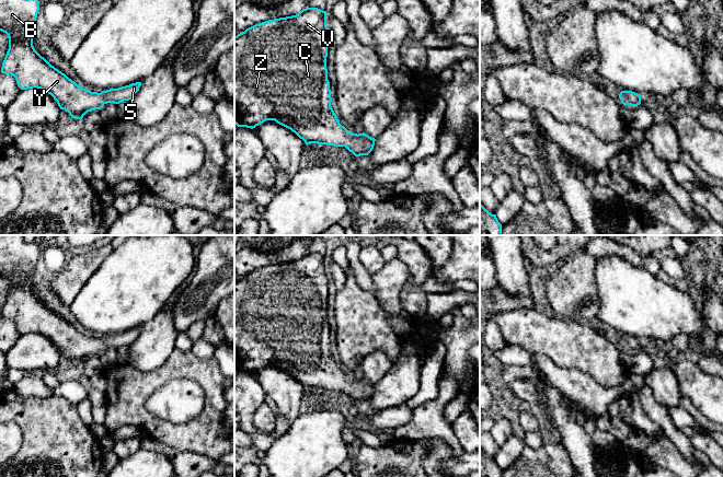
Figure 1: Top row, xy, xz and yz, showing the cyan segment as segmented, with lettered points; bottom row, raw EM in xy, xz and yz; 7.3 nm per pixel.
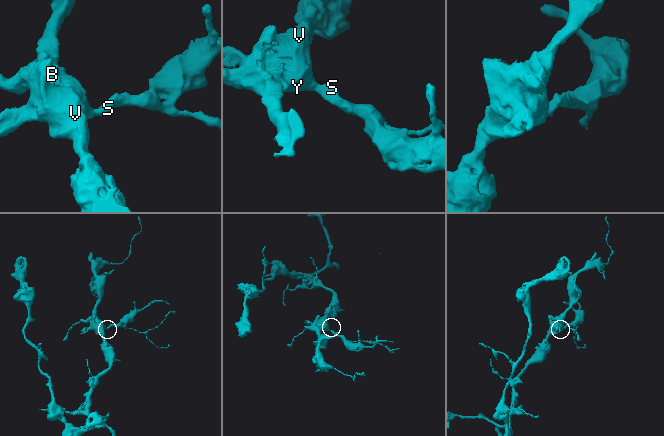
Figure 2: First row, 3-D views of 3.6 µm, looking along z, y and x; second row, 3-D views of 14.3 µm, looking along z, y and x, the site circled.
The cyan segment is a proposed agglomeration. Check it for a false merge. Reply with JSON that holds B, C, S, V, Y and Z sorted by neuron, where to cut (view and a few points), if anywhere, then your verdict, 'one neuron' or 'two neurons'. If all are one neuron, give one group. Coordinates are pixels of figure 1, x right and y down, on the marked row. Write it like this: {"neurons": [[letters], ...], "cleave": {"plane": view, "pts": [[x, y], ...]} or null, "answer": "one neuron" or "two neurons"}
{"neurons": [["B", "C", "S", "V", "Y", "Z"]], "cleave": null, "answer": "one neuron"}

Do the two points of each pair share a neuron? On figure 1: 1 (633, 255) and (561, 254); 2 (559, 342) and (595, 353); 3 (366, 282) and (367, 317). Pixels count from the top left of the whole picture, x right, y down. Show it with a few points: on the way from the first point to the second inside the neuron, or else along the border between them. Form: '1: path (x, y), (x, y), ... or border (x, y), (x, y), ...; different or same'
1: border (585, 246), (561, 264); different
2: path (567, 344), (586, 350); same
3: border (351, 269), (355, 281), (376, 298); different

